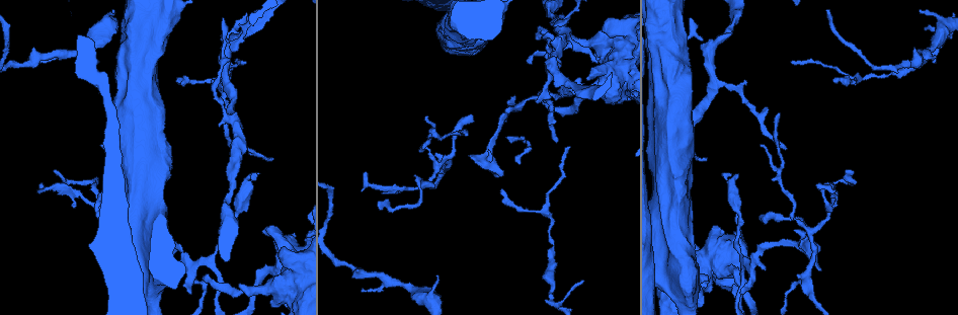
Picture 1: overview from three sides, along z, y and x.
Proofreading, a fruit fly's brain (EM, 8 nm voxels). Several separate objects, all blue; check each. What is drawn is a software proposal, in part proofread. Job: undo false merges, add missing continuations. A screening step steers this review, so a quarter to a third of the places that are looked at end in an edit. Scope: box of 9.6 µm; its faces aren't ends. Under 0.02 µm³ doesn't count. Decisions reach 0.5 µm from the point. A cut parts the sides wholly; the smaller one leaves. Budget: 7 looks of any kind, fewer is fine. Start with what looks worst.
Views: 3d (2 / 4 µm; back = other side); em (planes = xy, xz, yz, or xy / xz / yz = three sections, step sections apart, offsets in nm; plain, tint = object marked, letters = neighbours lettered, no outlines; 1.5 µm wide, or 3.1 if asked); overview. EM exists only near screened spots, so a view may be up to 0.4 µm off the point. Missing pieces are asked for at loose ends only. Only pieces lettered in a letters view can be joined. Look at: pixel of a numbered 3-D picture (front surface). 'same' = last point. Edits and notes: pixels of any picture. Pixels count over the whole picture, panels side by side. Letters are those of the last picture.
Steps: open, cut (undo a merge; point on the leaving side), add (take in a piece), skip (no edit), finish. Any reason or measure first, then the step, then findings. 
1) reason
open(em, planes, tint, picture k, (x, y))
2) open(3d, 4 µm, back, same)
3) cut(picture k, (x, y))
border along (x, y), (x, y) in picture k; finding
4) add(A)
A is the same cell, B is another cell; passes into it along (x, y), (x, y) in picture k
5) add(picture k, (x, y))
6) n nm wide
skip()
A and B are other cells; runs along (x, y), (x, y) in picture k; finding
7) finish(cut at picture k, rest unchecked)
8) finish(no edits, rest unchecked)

open(3d, 2 µm, back, picture 1, (809, 230))

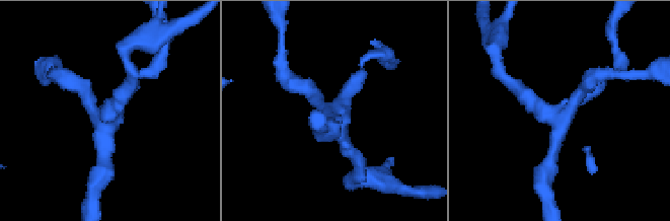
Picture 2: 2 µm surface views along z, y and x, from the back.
4 arms
open(em, planes, tint, picture 2, (109, 117))

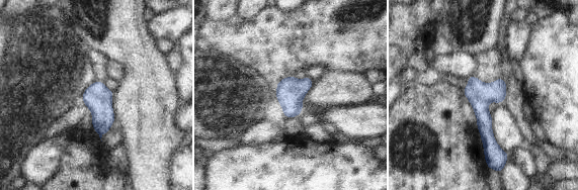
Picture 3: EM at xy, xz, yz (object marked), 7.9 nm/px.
open(em, planes, letters, same)

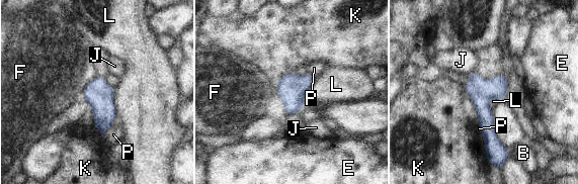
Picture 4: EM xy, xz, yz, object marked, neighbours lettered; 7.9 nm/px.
L touches over 240 nm
skip()
B, E, F, J, K, L and P are other cells; runs along (473, 74), (480, 90), (490, 153) in picture 4; one neuron here

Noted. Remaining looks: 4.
branch stops here
open(em, xy, step 8, tint, picture 1, (936, 60))

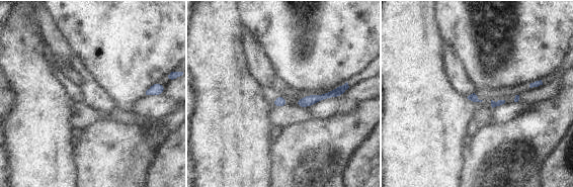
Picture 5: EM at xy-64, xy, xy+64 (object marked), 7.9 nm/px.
open(em, xy, step 8, letters, same)

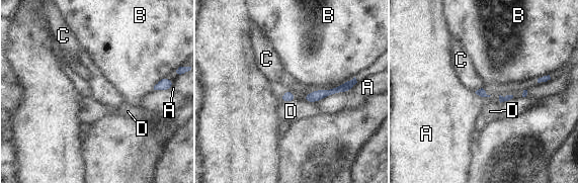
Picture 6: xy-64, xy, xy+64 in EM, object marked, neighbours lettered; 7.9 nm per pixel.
skip()
A, B, C and D are other cells; no lettered piece goes on from it

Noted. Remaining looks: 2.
narrows sharply
open(em, planes, plain, picture 1, (533, 211))

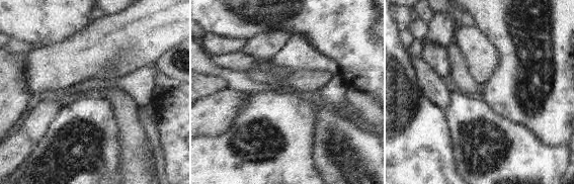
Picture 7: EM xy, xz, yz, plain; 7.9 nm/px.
see the neighbours
open(em, planes, letters, same)

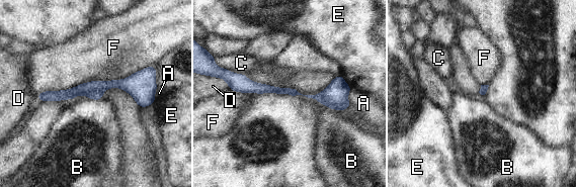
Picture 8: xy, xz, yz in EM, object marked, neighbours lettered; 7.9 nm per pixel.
60 nm wide
skip()
A, B, C, D, E and F are other cells; runs along (230, 80), (250, 87), (335, 97), (346, 106) in picture 8; continuous, no second neuron

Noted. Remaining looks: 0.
finish(no edits, rest unchecked)

